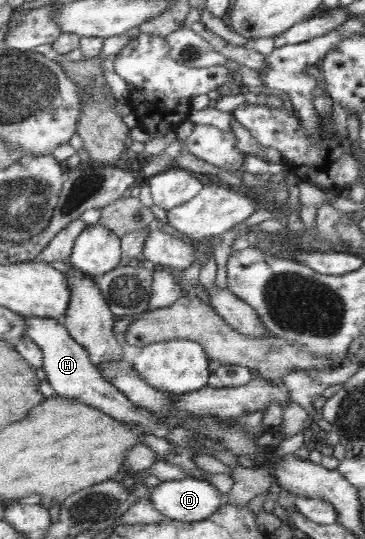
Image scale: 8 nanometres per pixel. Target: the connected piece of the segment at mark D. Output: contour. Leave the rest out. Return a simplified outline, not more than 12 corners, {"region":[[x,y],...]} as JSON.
{"region":[[207,480],[161,481],[151,503],[177,521],[208,519],[227,496]]}

